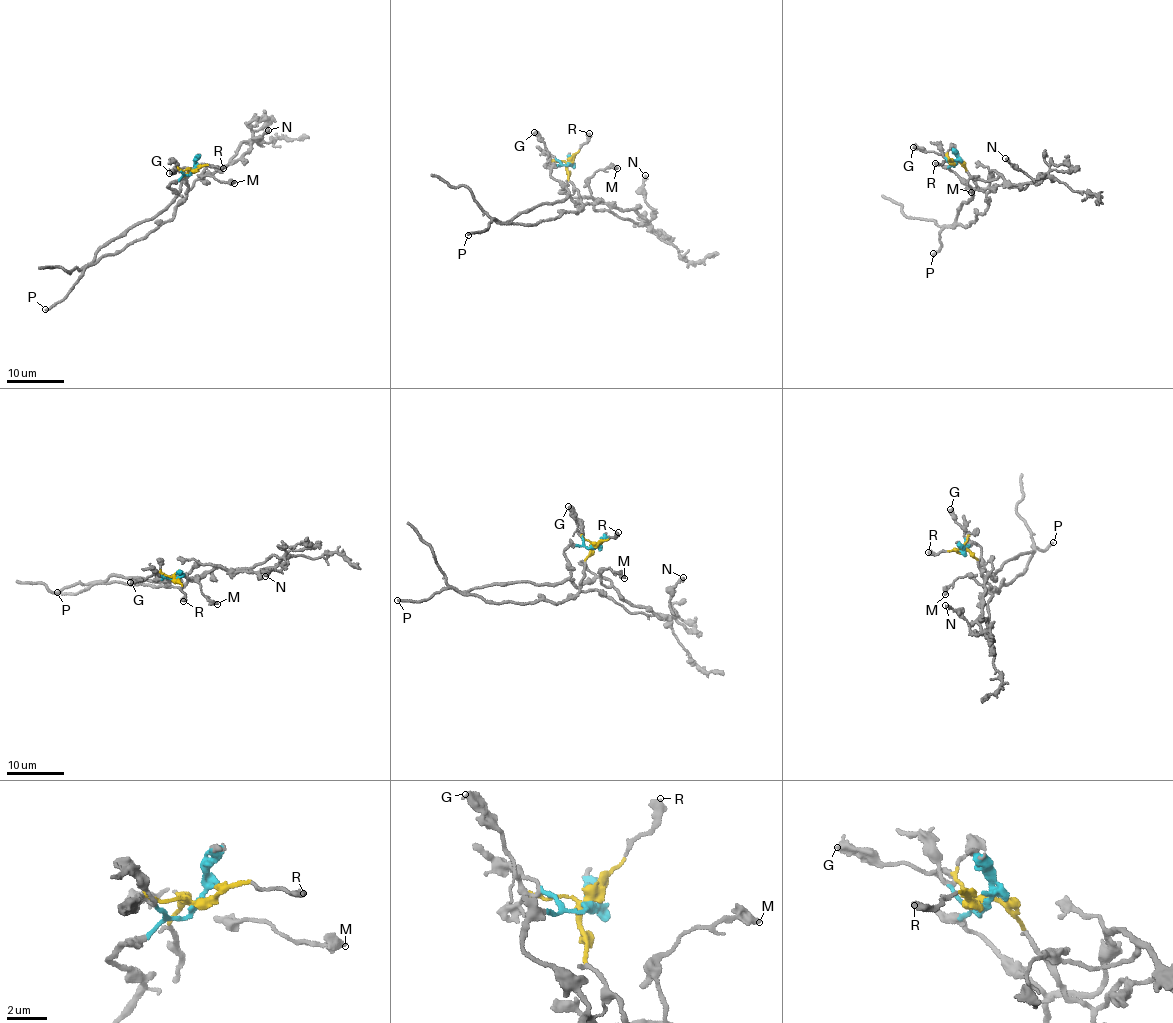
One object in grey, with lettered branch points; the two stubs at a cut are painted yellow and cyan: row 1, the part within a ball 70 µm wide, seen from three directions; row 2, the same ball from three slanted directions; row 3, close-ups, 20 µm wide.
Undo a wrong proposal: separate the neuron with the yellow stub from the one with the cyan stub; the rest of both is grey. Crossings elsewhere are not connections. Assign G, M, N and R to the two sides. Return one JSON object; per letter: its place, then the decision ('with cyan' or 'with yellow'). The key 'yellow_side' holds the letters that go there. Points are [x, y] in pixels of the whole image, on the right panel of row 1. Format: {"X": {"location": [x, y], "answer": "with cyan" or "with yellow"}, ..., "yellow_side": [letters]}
{"G": {"location": [913, 147], "answer": "with yellow"}, "M": {"location": [971, 192], "answer": "with cyan"}, "N": {"location": [1005, 158], "answer": "with yellow"}, "R": {"location": [935, 163], "answer": "with yellow"}, "yellow_side": ["G", "N", "R"]}

